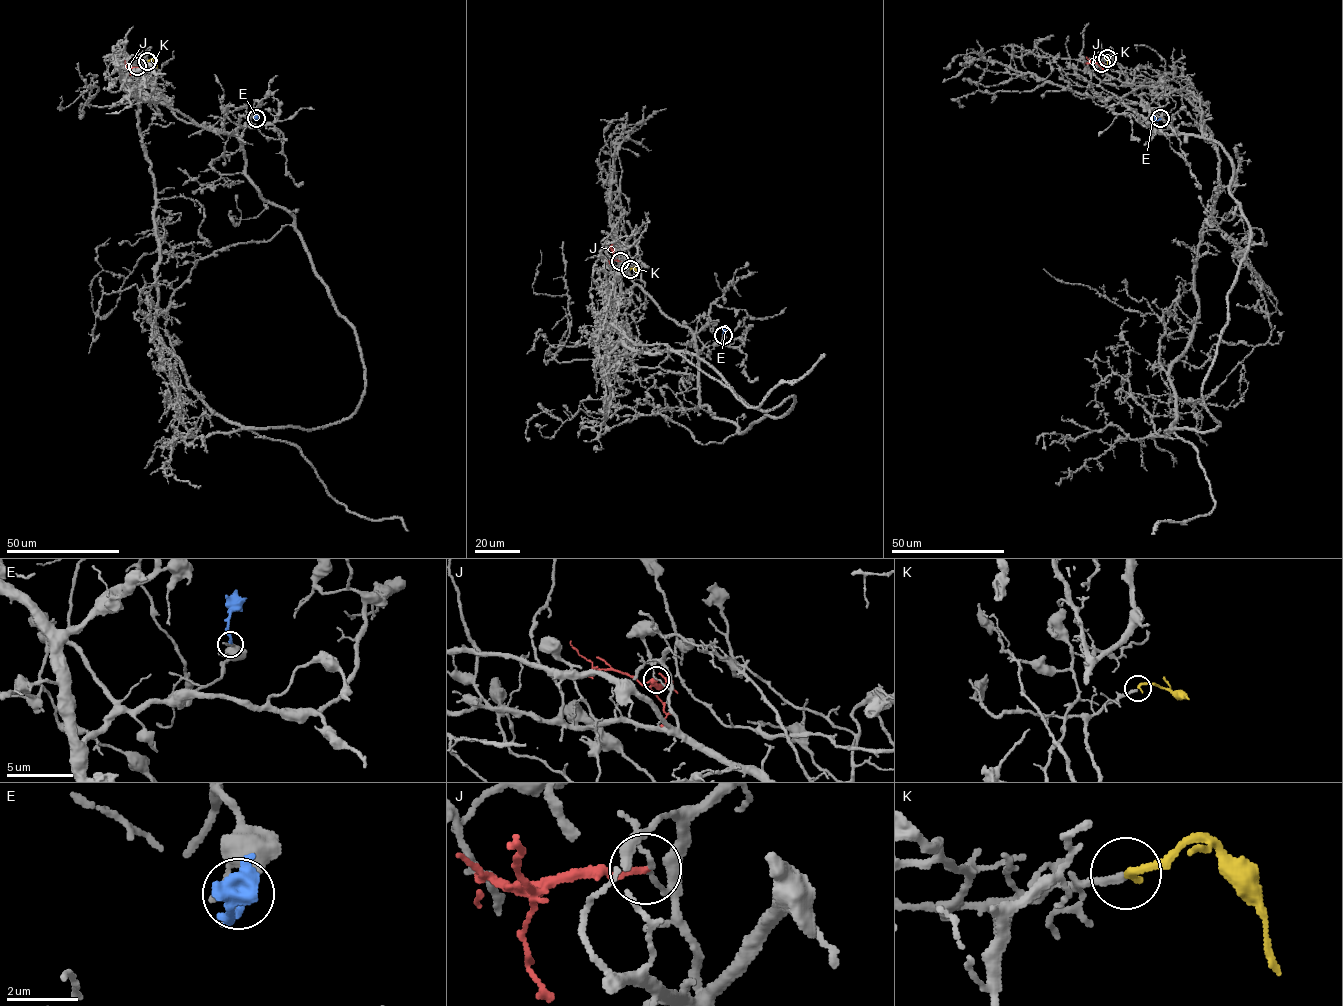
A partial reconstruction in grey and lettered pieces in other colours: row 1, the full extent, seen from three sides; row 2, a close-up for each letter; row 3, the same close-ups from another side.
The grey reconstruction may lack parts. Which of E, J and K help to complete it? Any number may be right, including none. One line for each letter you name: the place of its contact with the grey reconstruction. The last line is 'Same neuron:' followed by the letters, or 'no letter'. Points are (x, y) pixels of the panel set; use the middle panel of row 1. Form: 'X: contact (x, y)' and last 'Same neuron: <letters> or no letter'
K: contact (630, 269)
Same neuron: K

